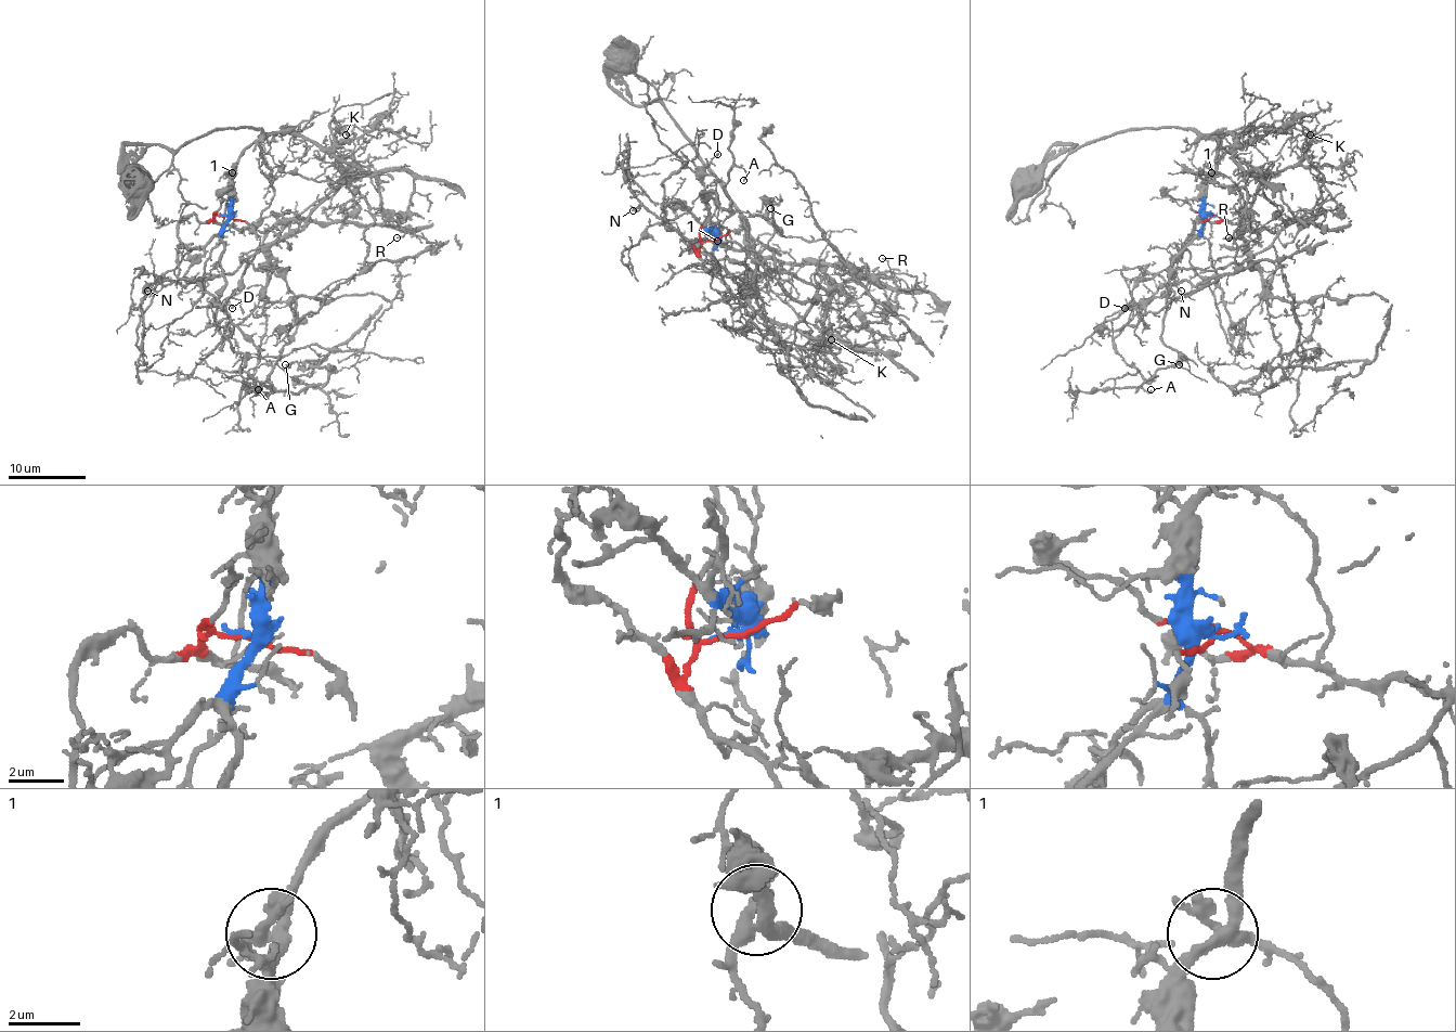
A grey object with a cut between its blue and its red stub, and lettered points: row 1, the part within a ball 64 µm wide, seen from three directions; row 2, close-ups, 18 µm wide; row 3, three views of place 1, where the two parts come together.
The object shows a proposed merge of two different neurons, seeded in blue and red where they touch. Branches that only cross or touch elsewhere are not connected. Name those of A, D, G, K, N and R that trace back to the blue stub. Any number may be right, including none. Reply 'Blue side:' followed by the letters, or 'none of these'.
Blue side: A, D, G, K, R

